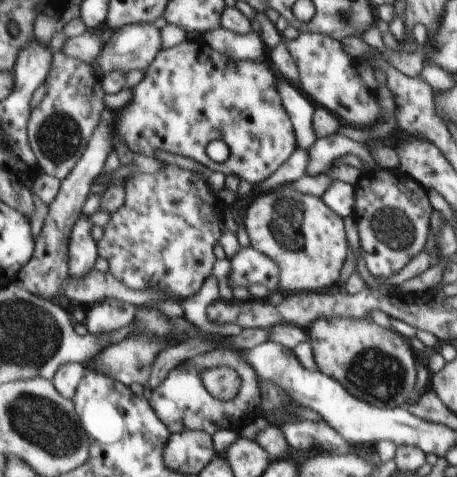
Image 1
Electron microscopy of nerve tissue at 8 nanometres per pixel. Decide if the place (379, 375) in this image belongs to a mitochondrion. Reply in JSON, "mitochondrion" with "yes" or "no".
{"mitochondrion":"yes"}

